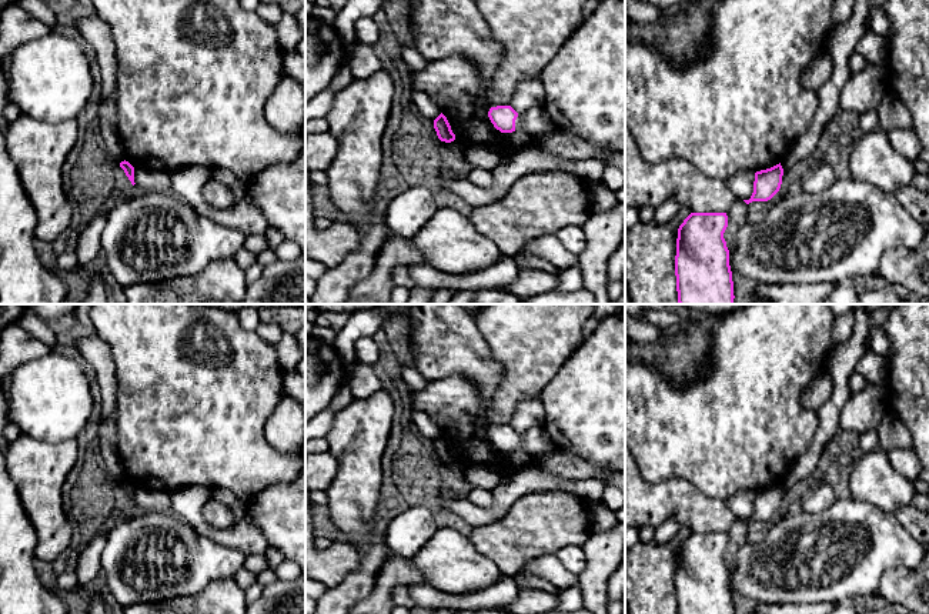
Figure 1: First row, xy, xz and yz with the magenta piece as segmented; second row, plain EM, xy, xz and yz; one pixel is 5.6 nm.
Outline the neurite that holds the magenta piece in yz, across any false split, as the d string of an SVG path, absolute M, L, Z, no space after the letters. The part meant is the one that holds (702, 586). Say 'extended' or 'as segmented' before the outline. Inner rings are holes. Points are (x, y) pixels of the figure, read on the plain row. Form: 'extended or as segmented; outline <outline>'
as segmented; outline M691 533L678 548L675 595L678 614L733 614L729 570L724 558L726 533Z

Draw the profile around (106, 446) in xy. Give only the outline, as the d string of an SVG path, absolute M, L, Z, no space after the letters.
M116 411L98 423L98 440L96 451L106 470L118 481L126 480L123 463L117 453Z

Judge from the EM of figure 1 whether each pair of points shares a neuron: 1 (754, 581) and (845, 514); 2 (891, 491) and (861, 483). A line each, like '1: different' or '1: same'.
1: same
2: same

